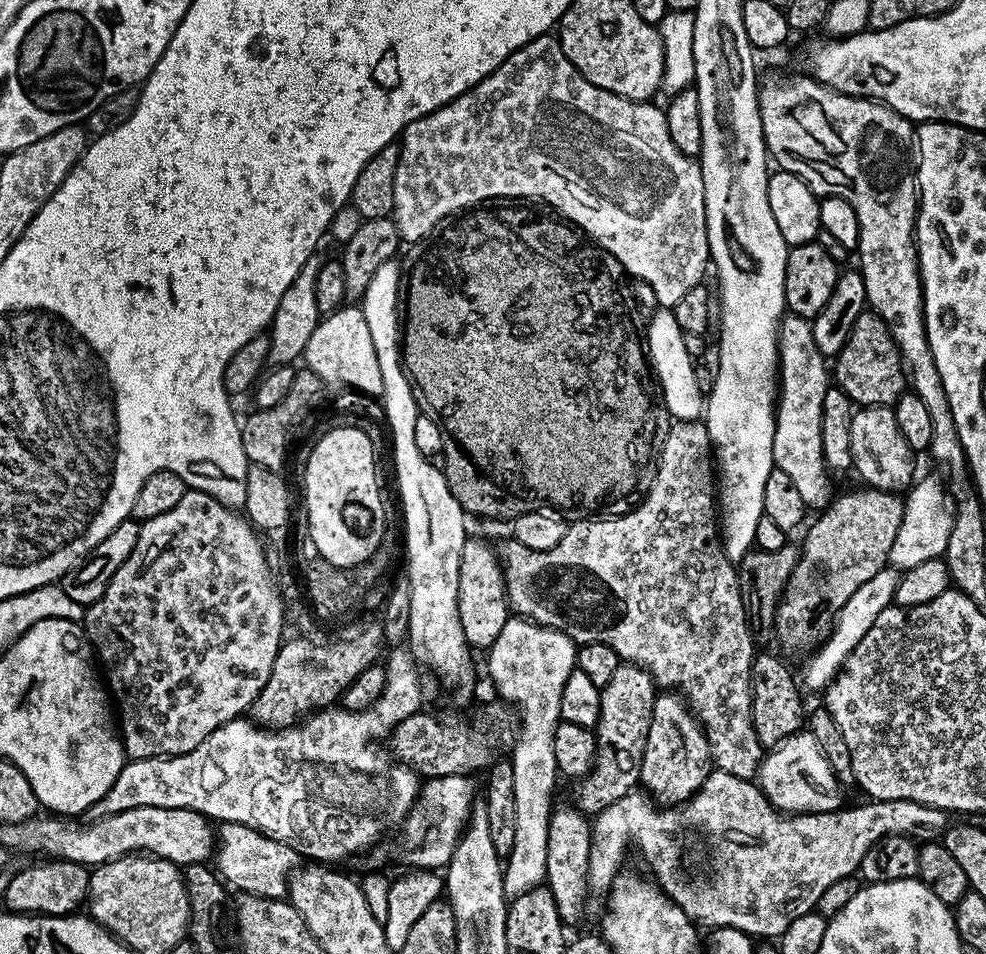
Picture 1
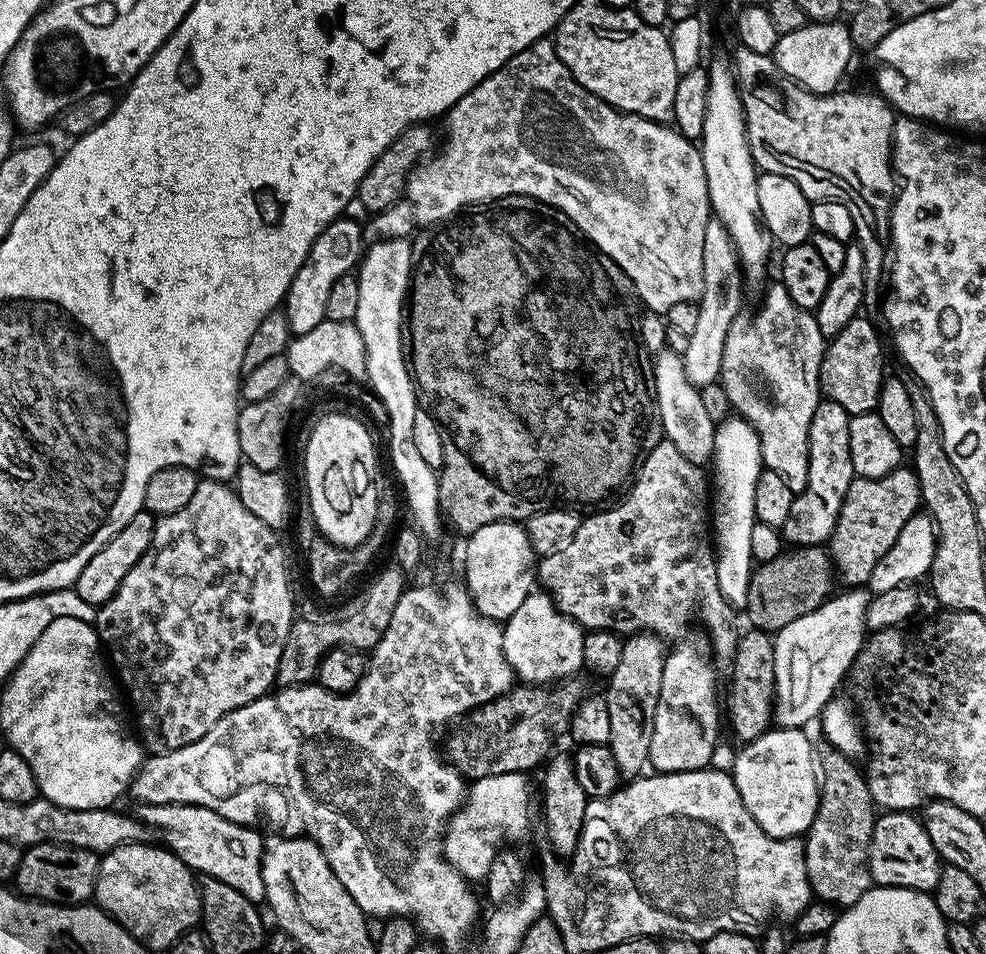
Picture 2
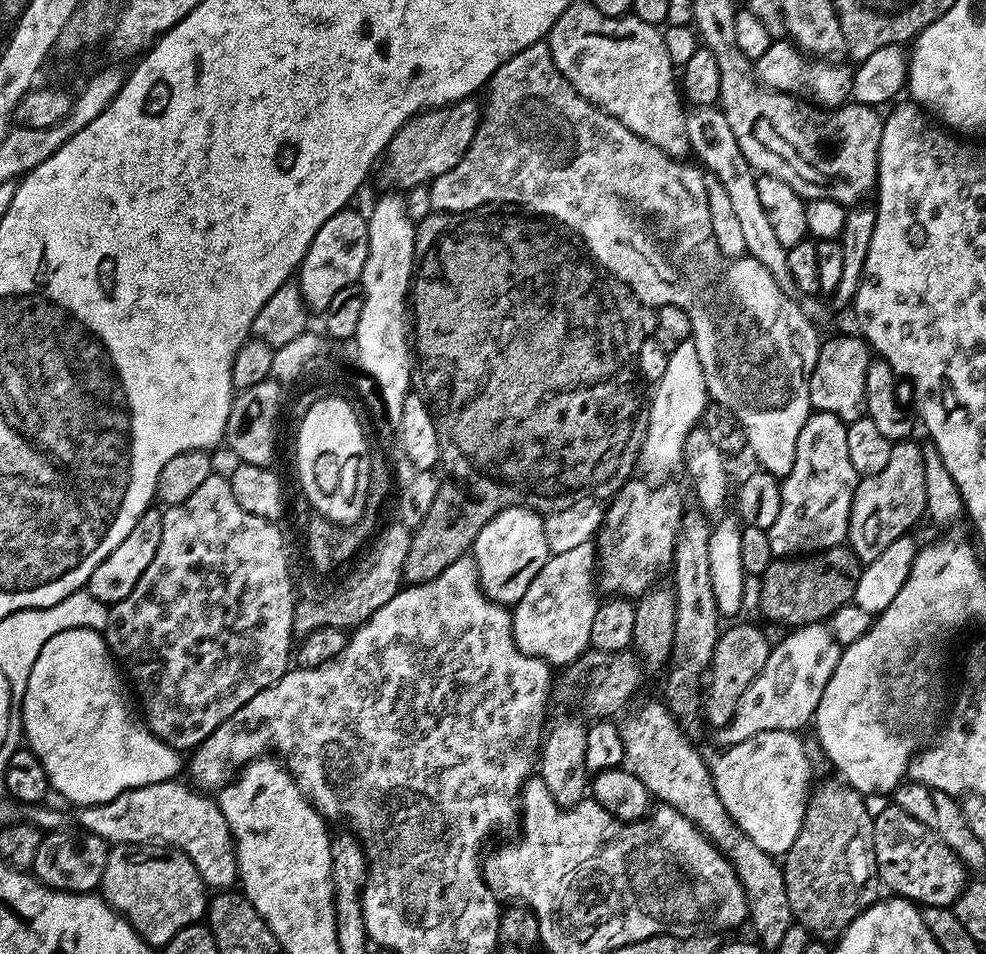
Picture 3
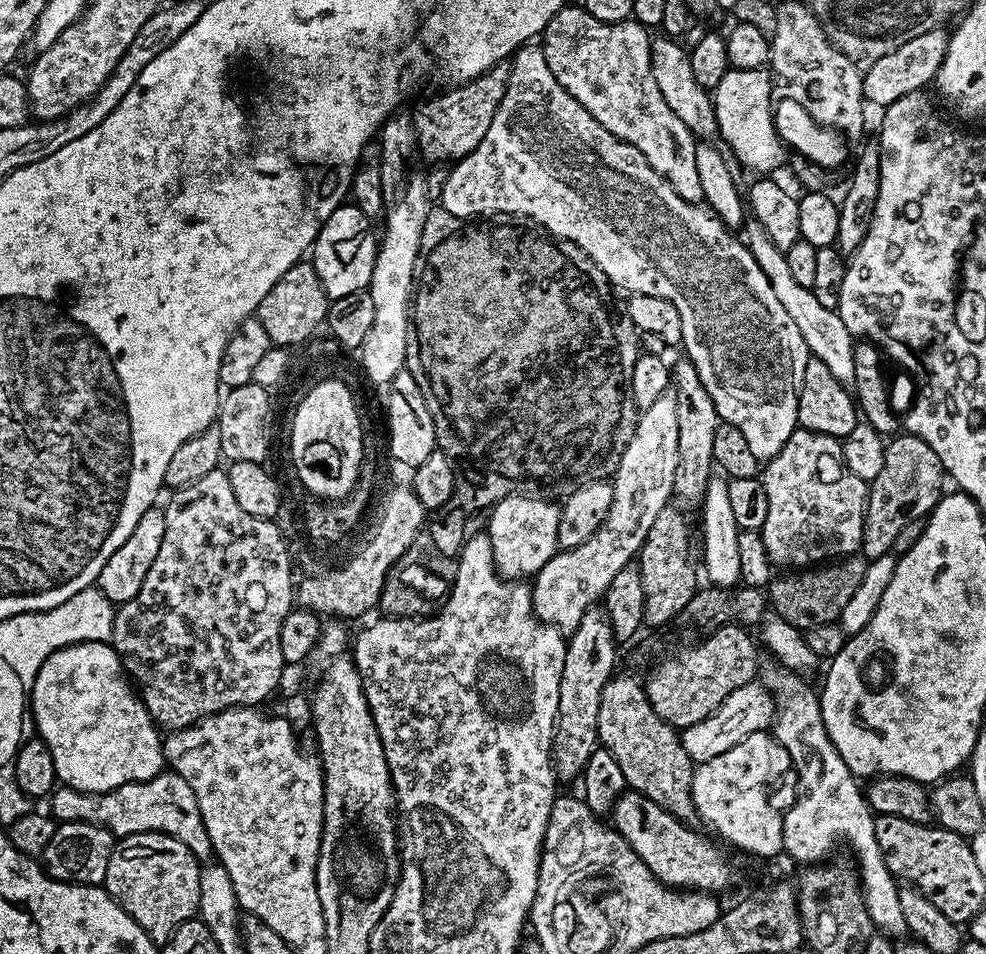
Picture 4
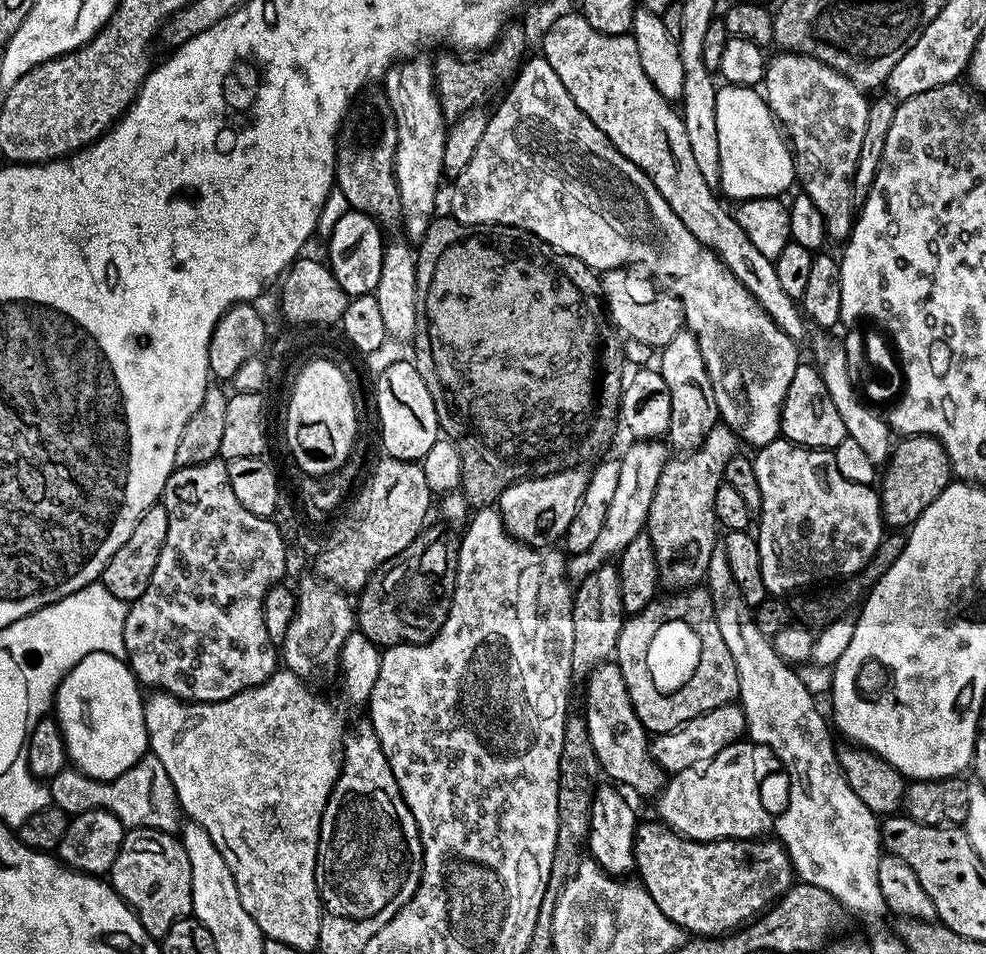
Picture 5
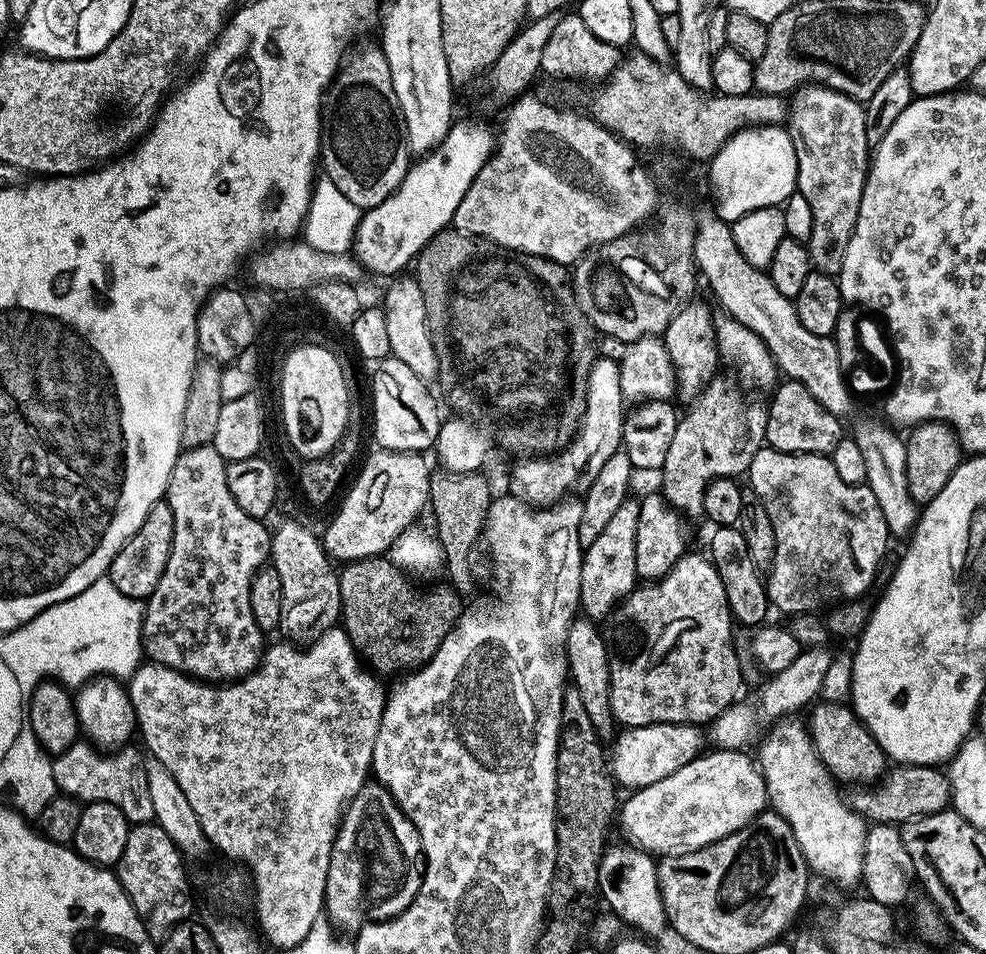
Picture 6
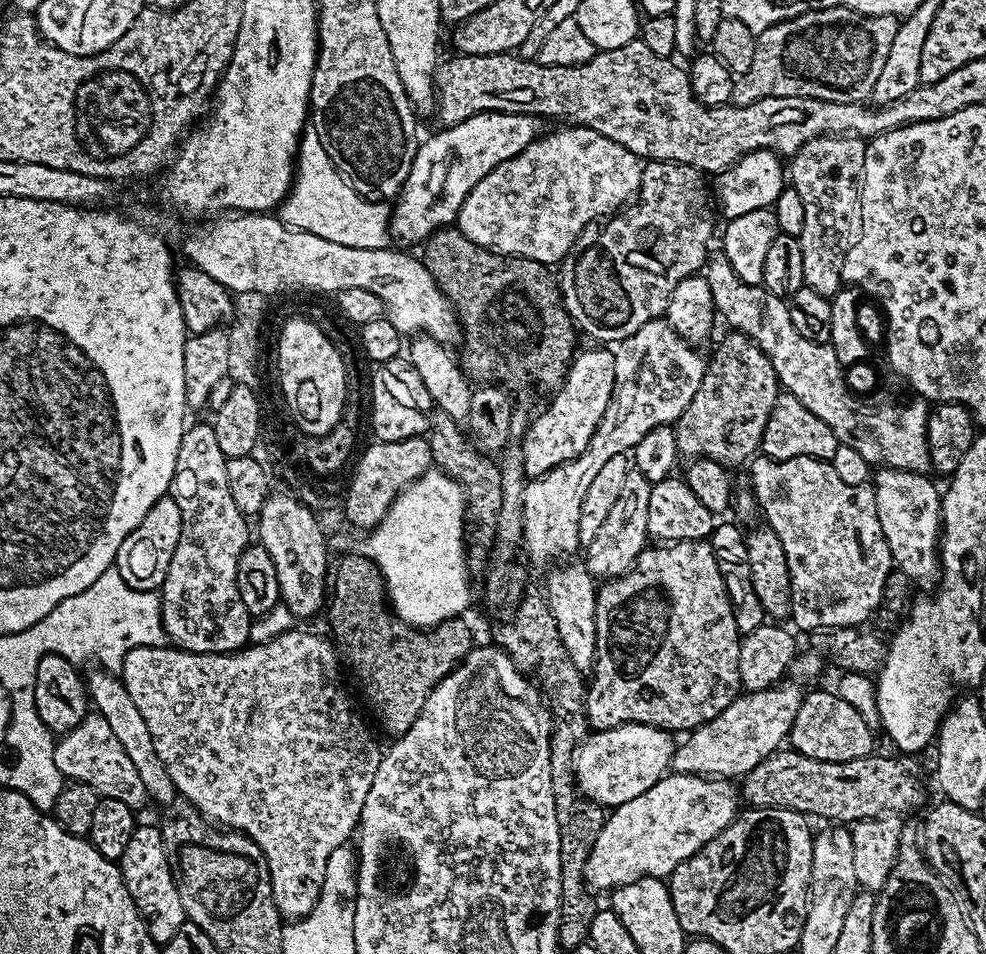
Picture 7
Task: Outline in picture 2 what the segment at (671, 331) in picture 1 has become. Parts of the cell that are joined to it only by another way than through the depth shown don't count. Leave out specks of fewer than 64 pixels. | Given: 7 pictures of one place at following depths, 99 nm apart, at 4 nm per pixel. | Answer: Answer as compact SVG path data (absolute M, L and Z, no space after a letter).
M665 350L659 353L655 360L654 404L658 409L658 422L664 428L664 436L674 442L674 446L678 446L678 450L682 450L682 454L686 454L690 462L707 465L712 459L717 423L710 420L702 406L700 388L688 380L681 353Z

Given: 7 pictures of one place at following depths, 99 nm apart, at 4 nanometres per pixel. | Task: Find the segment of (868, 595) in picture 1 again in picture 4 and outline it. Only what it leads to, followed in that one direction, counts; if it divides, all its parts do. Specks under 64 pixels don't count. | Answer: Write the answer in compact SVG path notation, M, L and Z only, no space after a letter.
M753 682L734 690L702 722L694 722L694 726L683 729L679 733L682 746L685 747L695 765L710 762L710 758L718 758L718 754L726 754L730 746L738 746L742 738L750 738L755 732L766 732L773 727L776 714L776 701L770 698L770 693L763 683Z

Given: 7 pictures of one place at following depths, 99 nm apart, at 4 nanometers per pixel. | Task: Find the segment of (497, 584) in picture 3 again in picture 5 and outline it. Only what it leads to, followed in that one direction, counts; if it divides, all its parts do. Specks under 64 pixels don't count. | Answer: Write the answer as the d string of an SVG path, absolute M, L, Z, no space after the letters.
M587 467L567 468L561 472L555 472L549 476L531 476L528 480L519 480L501 494L498 501L498 511L504 525L508 527L508 533L521 540L524 544L529 544L531 548L546 548L563 541L565 534L568 533L570 522L574 522L574 514L578 514L578 506L582 502L582 494L586 494L588 477L590 475Z

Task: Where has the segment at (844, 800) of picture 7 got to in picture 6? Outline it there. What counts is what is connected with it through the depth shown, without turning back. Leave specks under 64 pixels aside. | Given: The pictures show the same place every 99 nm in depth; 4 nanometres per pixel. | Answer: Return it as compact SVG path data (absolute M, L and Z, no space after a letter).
M931 764L896 766L885 772L879 782L871 786L856 786L851 790L852 808L873 825L876 823L899 826L919 816L945 811L952 802L952 787L948 781L947 771L943 767Z

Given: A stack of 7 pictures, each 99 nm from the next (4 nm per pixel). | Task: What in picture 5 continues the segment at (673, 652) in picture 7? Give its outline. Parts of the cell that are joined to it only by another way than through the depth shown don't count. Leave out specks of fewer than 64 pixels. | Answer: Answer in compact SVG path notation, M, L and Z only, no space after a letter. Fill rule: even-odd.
M707 587L680 590L669 596L672 596L669 600L654 602L646 606L646 610L625 619L614 653L614 661L621 668L621 676L633 702L633 710L652 734L681 728L686 722L718 706L733 703L740 694L738 670L722 638L722 630L718 630L712 596ZM662 618L676 618L676 624L664 624L664 628L660 628ZM680 620L688 620L688 624L696 628L696 636L704 640L704 652L699 653L700 668L696 668L692 684L688 684L688 688L672 688L672 692L668 692L668 688L660 684L660 636L680 636Z

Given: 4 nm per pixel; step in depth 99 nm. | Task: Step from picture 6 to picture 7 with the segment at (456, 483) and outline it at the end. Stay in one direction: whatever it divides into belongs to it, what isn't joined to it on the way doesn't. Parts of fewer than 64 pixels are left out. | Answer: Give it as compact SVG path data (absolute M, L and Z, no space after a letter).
M439 410L433 411L426 439L432 451L433 465L452 480L457 480L464 491L466 524L470 529L471 539L473 536L478 543L491 545L496 539L496 523L502 510L502 474L499 463L491 455L477 452L466 439L457 420Z

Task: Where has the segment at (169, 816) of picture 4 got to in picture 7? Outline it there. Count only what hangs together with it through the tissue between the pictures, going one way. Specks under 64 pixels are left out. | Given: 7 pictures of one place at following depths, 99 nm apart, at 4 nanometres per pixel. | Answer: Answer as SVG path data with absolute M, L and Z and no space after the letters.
M89 714L74 730L56 740L54 750L54 766L58 766L65 781L86 782L86 786L94 786L101 798L118 798L118 802L126 802L134 810L140 810L150 797L146 786L142 786L142 778L134 767L134 762L122 750L122 742L110 730L110 722L99 714Z

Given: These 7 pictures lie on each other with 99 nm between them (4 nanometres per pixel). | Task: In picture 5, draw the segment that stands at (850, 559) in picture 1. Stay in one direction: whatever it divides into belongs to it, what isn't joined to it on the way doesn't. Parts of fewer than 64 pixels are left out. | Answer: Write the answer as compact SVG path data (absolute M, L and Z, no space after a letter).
M905 436L891 449L878 484L880 514L889 529L907 529L946 490L954 473L946 450L932 436Z

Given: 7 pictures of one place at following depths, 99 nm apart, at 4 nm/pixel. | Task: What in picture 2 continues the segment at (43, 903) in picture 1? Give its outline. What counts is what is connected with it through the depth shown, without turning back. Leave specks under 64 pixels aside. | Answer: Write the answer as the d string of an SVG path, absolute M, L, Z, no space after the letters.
M34 844L24 848L24 857L14 877L14 888L30 900L42 900L45 904L86 904L96 895L96 879L100 856L85 848L71 848L61 844Z

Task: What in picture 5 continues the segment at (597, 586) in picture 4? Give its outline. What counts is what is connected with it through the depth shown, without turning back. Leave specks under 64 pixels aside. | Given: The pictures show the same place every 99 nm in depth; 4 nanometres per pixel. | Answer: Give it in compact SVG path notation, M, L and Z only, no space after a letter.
M656 438L636 440L625 450L624 456L619 457L618 487L613 501L610 502L610 510L606 513L602 534L598 534L598 539L594 541L594 546L590 546L590 550L575 553L567 561L569 577L583 578L598 570L603 564L619 557L620 551L630 546L630 542L634 542L634 538L638 538L638 534L645 531L650 514L650 502L654 502L654 490L658 486L658 478L670 459L669 449L660 443L661 441Z

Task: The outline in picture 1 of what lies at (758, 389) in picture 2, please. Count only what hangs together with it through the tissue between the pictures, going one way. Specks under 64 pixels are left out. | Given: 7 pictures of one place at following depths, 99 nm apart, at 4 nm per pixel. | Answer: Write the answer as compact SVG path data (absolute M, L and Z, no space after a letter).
M785 315L778 341L778 403L772 463L793 480L804 505L815 510L823 509L830 500L829 473L822 450L822 398L826 398L830 386L830 368L824 364L825 356L814 346L811 323L800 316Z

